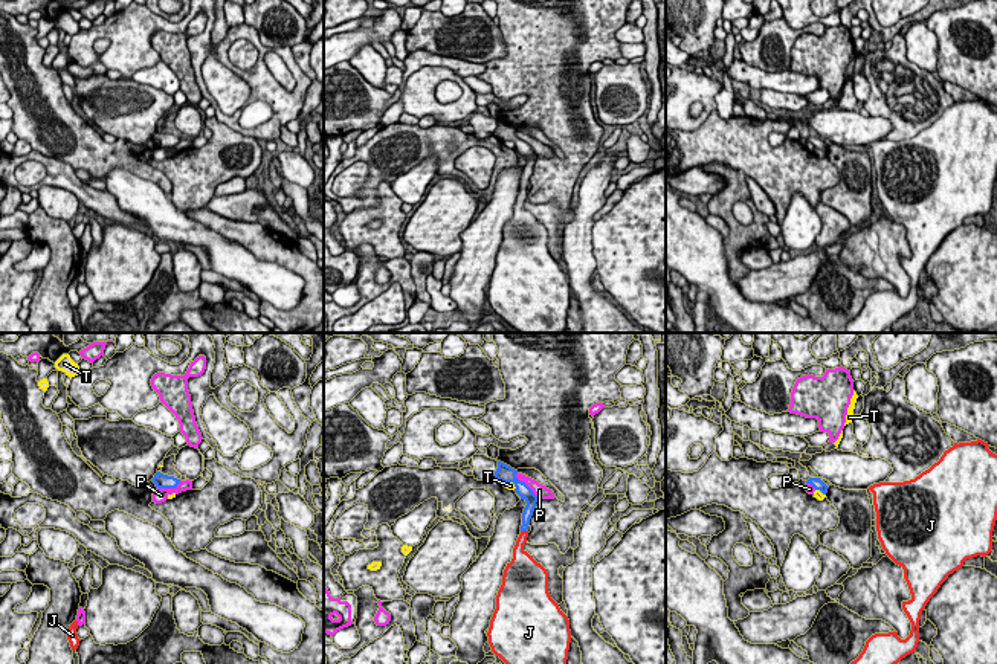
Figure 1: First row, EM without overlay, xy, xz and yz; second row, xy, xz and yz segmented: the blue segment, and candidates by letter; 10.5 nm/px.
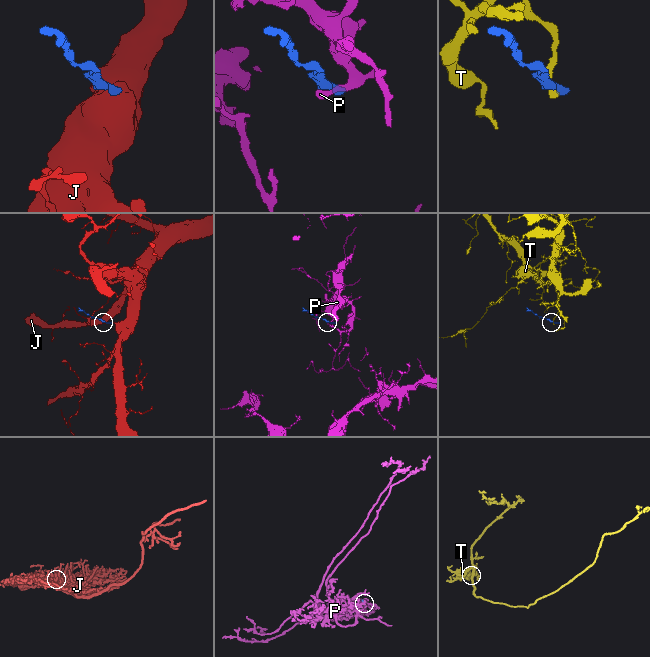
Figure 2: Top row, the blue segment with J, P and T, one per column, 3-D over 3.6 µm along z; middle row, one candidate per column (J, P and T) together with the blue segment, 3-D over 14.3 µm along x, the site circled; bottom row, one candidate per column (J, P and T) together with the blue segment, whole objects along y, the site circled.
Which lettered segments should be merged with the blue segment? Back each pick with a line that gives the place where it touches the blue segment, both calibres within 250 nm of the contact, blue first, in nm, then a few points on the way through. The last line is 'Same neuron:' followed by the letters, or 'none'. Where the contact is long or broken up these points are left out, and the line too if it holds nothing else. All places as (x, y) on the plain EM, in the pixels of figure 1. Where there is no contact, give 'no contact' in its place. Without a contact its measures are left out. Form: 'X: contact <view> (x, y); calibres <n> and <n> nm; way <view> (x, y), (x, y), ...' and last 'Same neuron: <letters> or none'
J: contact xz (524, 188); calibres 100 and 130 nm; way xz (530, 165), (524, 188), (518, 209)
Same neuron: J

